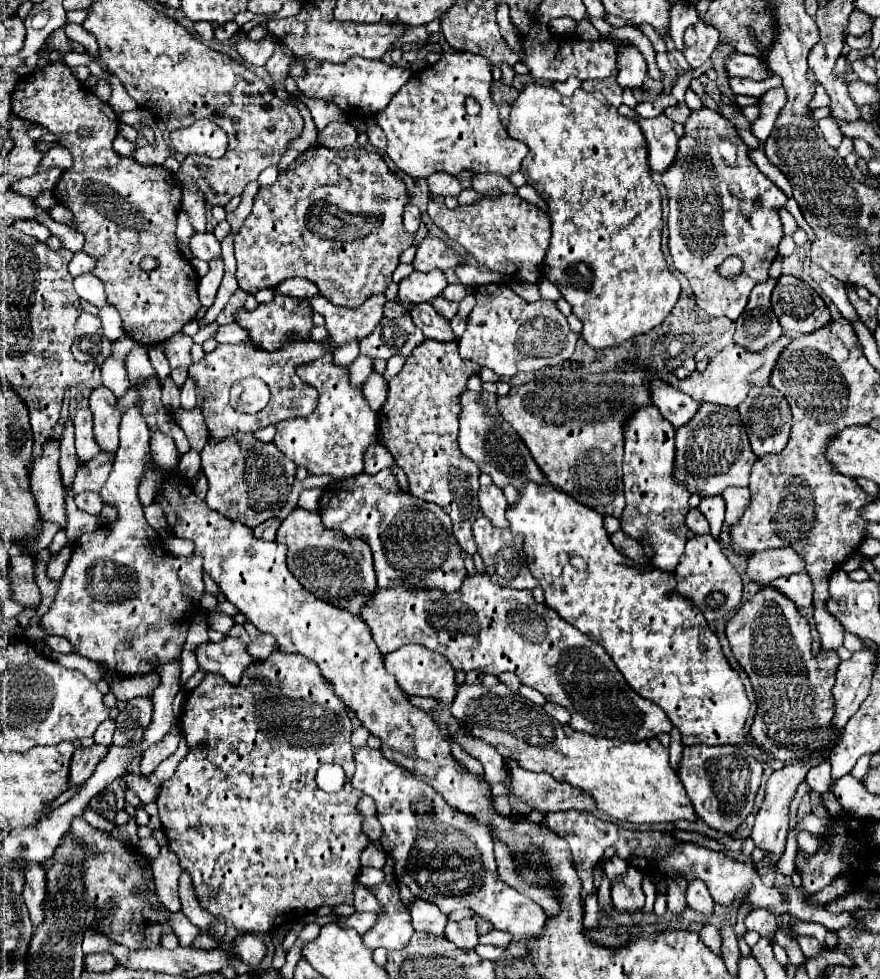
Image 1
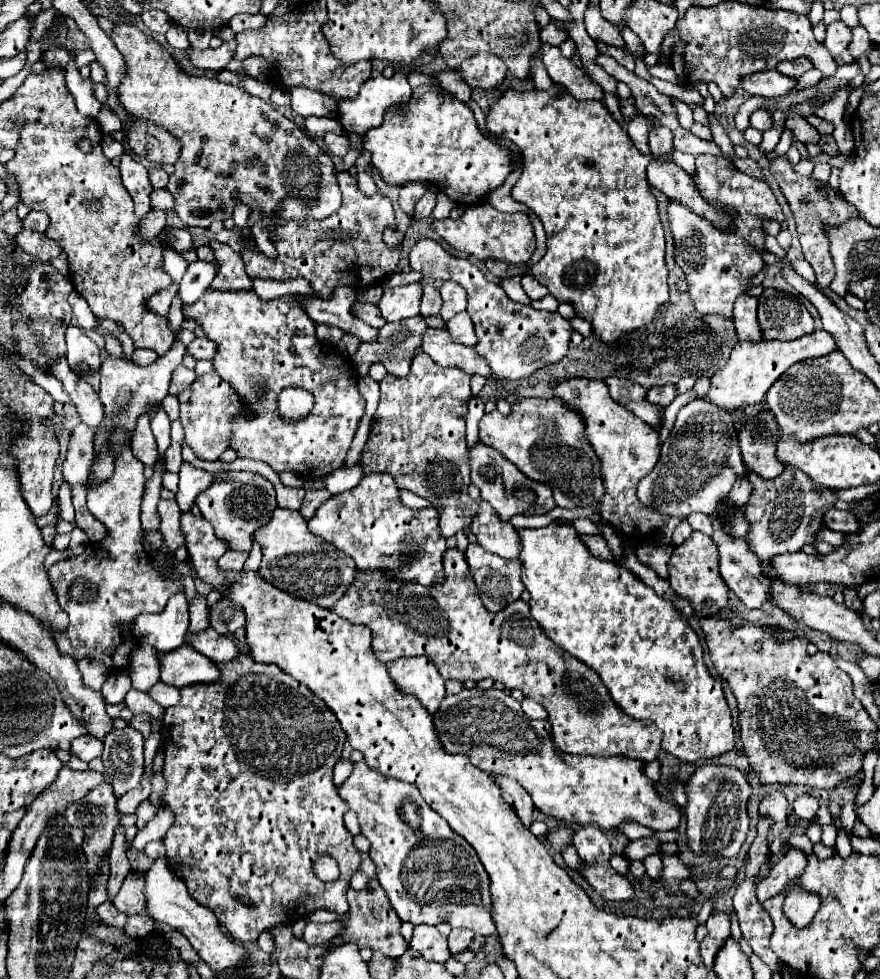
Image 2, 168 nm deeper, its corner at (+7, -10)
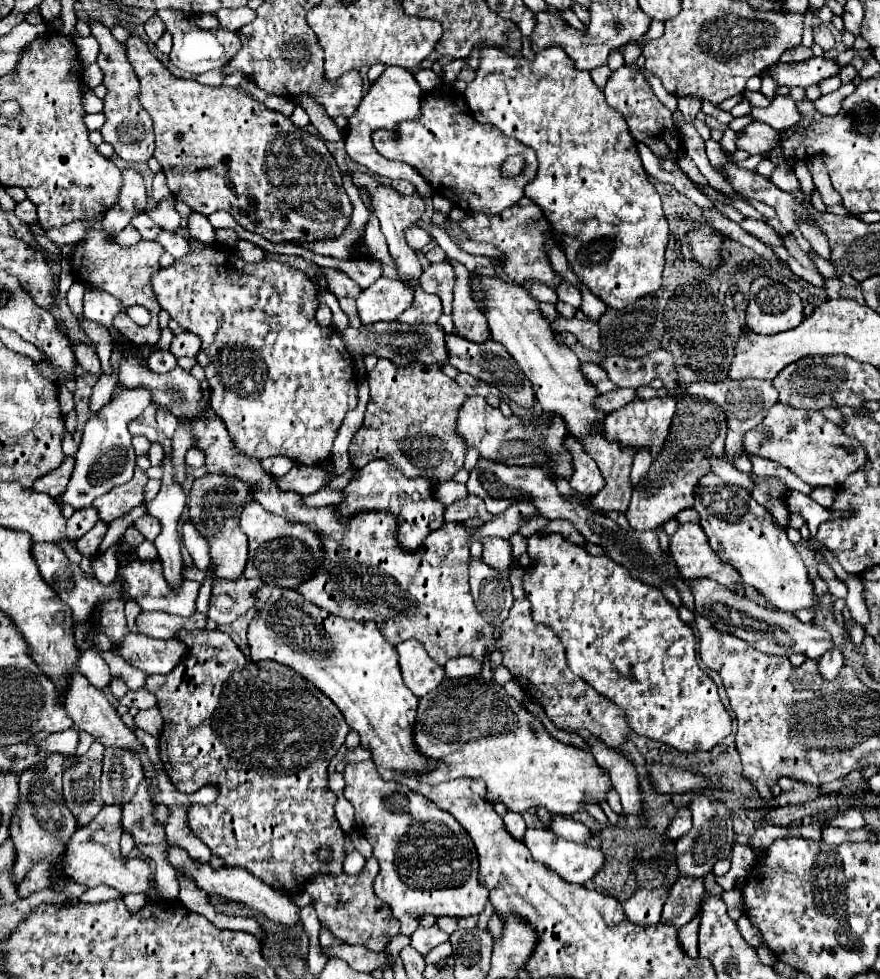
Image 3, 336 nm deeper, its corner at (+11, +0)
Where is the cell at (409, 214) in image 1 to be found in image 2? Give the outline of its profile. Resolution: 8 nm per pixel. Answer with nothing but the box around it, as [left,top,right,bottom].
[399,184,427,218]

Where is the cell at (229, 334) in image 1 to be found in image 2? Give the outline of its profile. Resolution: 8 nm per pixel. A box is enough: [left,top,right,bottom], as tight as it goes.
[187,338,217,360]

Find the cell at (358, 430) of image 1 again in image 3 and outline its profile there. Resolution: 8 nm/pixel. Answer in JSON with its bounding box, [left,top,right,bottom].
[151,238,357,466]

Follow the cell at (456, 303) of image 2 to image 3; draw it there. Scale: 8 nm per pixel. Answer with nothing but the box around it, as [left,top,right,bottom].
[419,260,455,314]

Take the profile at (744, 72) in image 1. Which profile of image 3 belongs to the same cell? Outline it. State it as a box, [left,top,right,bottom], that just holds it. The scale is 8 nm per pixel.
[769,56,841,88]

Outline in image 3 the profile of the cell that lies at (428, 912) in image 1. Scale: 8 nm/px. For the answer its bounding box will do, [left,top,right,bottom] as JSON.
[411,926,449,954]

